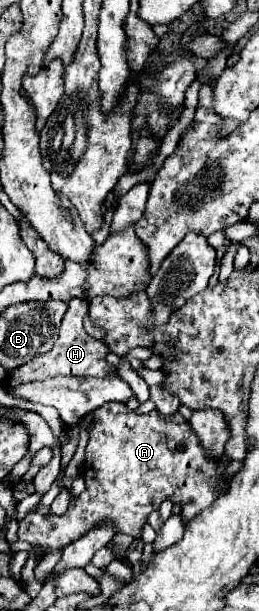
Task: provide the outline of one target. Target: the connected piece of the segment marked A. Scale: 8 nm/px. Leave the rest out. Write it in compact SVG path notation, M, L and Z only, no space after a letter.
M109 403L93 411L85 455L87 489L71 499L67 513L61 517L39 509L29 511L19 521L19 539L37 543L47 553L67 547L101 521L111 521L125 535L141 537L149 513L159 509L165 499L183 506L180 514L188 524L229 487L225 467L231 459L225 455L209 457L185 421L181 427L157 411L141 415L129 411L123 403Z

